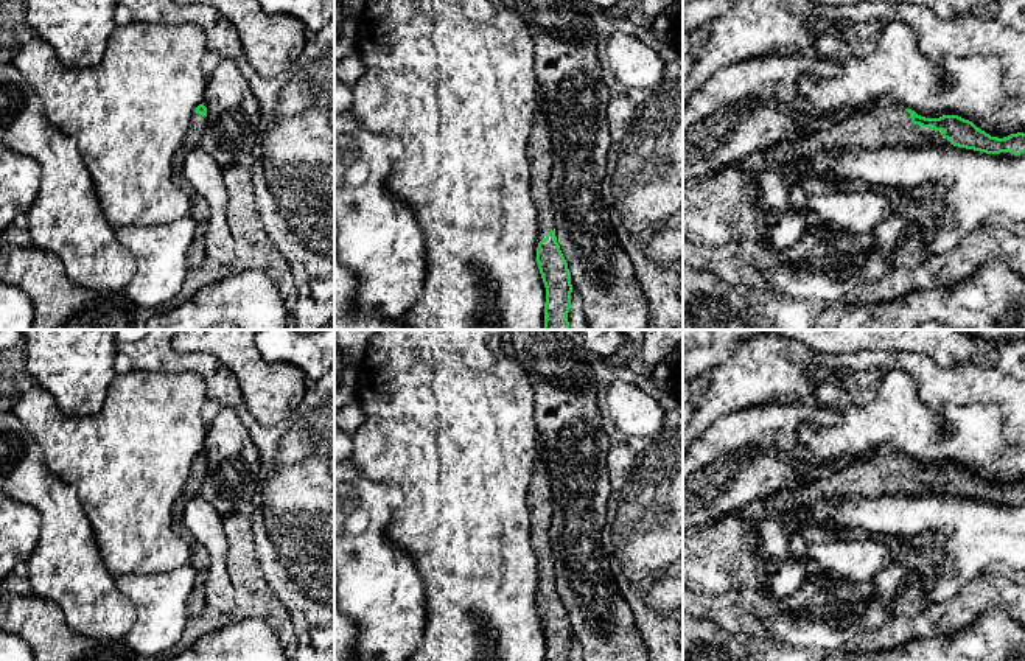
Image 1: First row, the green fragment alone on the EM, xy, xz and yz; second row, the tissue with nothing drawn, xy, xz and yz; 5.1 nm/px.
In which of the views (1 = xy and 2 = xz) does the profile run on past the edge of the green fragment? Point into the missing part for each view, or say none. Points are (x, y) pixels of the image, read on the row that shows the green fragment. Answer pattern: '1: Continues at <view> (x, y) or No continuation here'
1: Continues at xy (198, 123)
2: Continues at xz (538, 146)

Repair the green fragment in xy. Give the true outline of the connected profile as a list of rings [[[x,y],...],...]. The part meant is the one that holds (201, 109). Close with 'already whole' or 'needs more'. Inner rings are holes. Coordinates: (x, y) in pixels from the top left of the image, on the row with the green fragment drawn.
[[[202,103],[194,109],[191,115],[188,131],[182,142],[184,148],[187,148],[188,151],[199,148],[205,126],[207,126],[207,107]]]; needs more

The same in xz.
[[[535,112],[527,142],[530,163],[530,196],[537,207],[538,247],[537,263],[546,288],[544,330],[569,330],[571,272],[555,236],[554,208],[549,191],[552,176],[551,134],[540,112]]]; needs more

